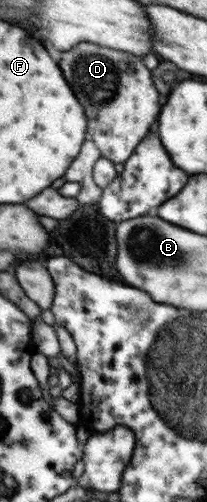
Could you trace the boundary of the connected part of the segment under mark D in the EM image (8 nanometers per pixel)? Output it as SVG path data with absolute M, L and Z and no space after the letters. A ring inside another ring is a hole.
M81 42L61 56L61 70L73 82L73 90L81 94L85 110L89 110L89 134L103 158L114 164L127 164L139 144L149 135L151 124L159 116L159 94L143 60L130 52L105 48L92 42ZM113 92L113 102L107 102Z

